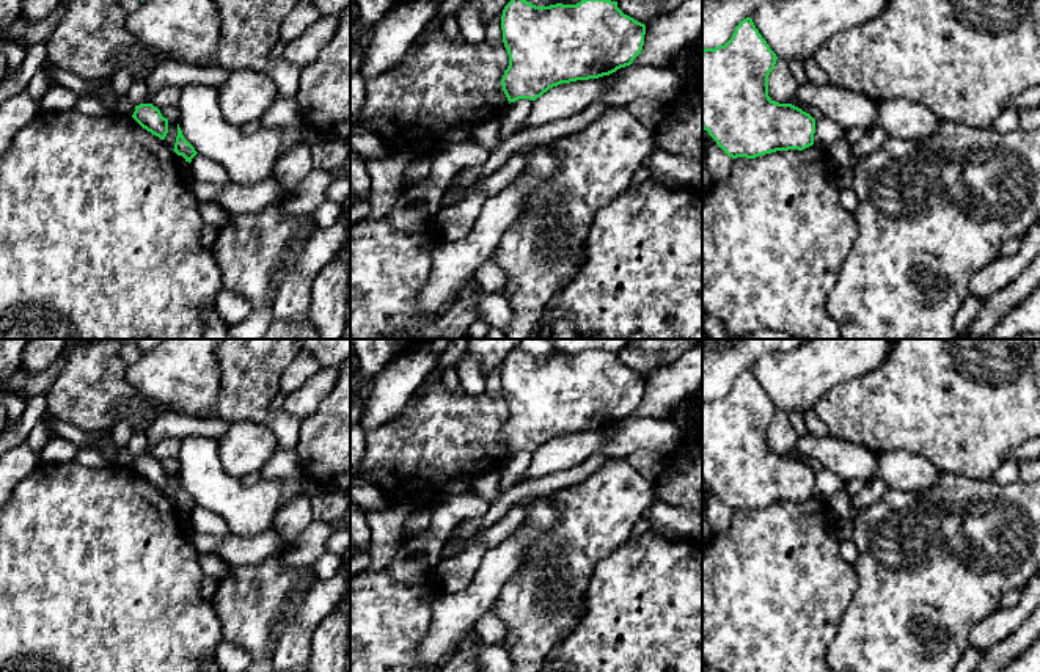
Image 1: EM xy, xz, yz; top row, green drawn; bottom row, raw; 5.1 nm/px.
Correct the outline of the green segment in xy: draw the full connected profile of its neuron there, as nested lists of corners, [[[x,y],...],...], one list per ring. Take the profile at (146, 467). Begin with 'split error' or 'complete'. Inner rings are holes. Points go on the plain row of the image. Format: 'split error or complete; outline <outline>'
complete; outline [[[140,455],[135,458],[132,469],[148,484],[165,491],[168,485],[168,471],[152,455]]]

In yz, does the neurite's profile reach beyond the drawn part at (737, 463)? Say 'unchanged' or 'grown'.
unchanged

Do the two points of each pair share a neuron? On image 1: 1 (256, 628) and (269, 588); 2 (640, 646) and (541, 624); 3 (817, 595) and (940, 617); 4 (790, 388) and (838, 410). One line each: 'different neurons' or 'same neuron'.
1: same neuron
2: different neurons
3: different neurons
4: different neurons

